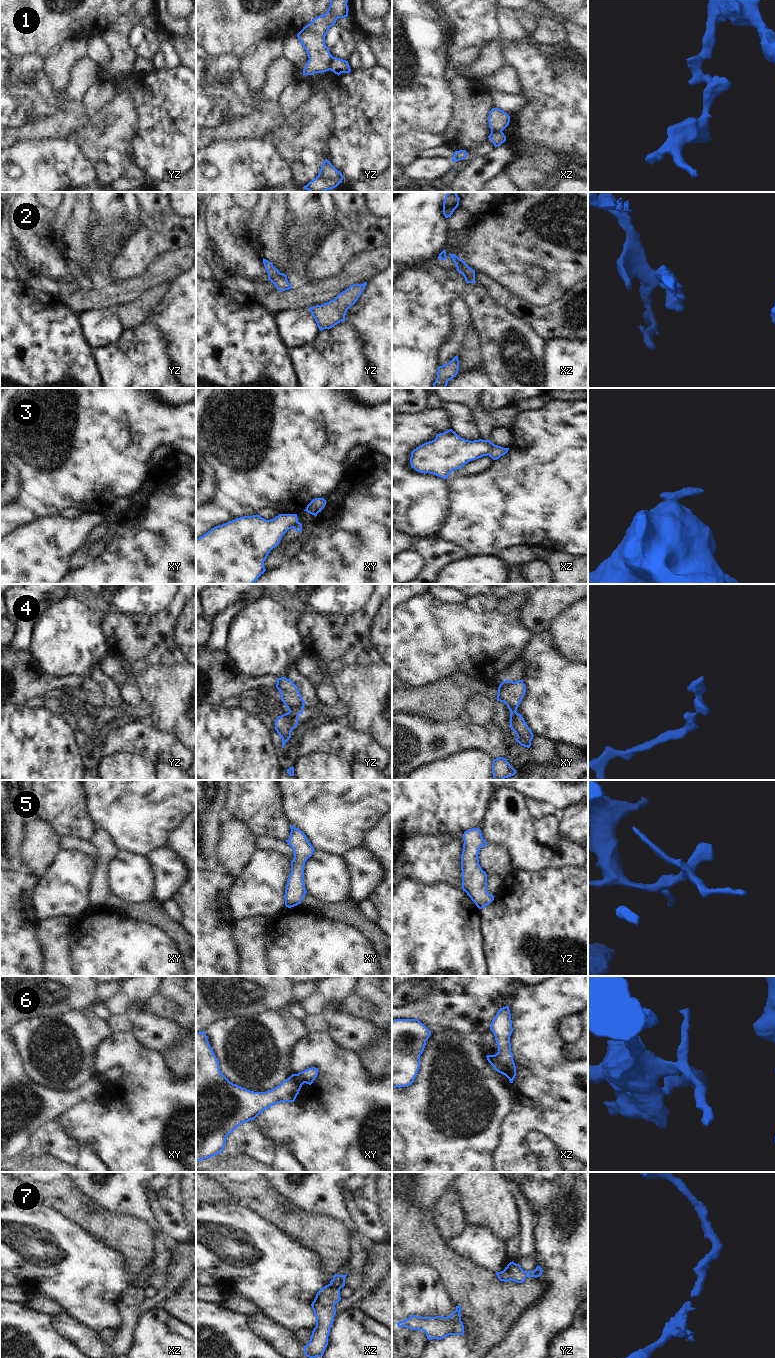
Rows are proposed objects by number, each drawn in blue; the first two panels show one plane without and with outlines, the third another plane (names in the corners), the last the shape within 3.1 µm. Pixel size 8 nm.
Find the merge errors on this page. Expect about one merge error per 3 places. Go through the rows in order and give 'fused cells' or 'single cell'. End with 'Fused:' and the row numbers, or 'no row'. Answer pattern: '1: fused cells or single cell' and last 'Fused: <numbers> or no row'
1: fused cells
2: single cell
3: fused cells
4: single cell
5: single cell
6: fused cells
7: single cell
Fused: 1, 3, 6

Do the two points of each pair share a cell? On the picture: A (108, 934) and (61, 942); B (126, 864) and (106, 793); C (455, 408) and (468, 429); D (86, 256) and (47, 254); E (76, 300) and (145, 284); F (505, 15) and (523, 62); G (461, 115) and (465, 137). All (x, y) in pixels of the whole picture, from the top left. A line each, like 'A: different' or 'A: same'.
A: different
B: different
C: same
D: different
E: same
F: different
G: same

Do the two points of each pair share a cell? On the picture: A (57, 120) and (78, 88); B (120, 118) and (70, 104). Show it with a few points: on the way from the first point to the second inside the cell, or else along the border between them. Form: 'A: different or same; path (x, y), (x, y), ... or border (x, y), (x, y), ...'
A: same; path (65, 114), (74, 105), (75, 96)
B: different; border (89, 118), (88, 122), (76, 136)

